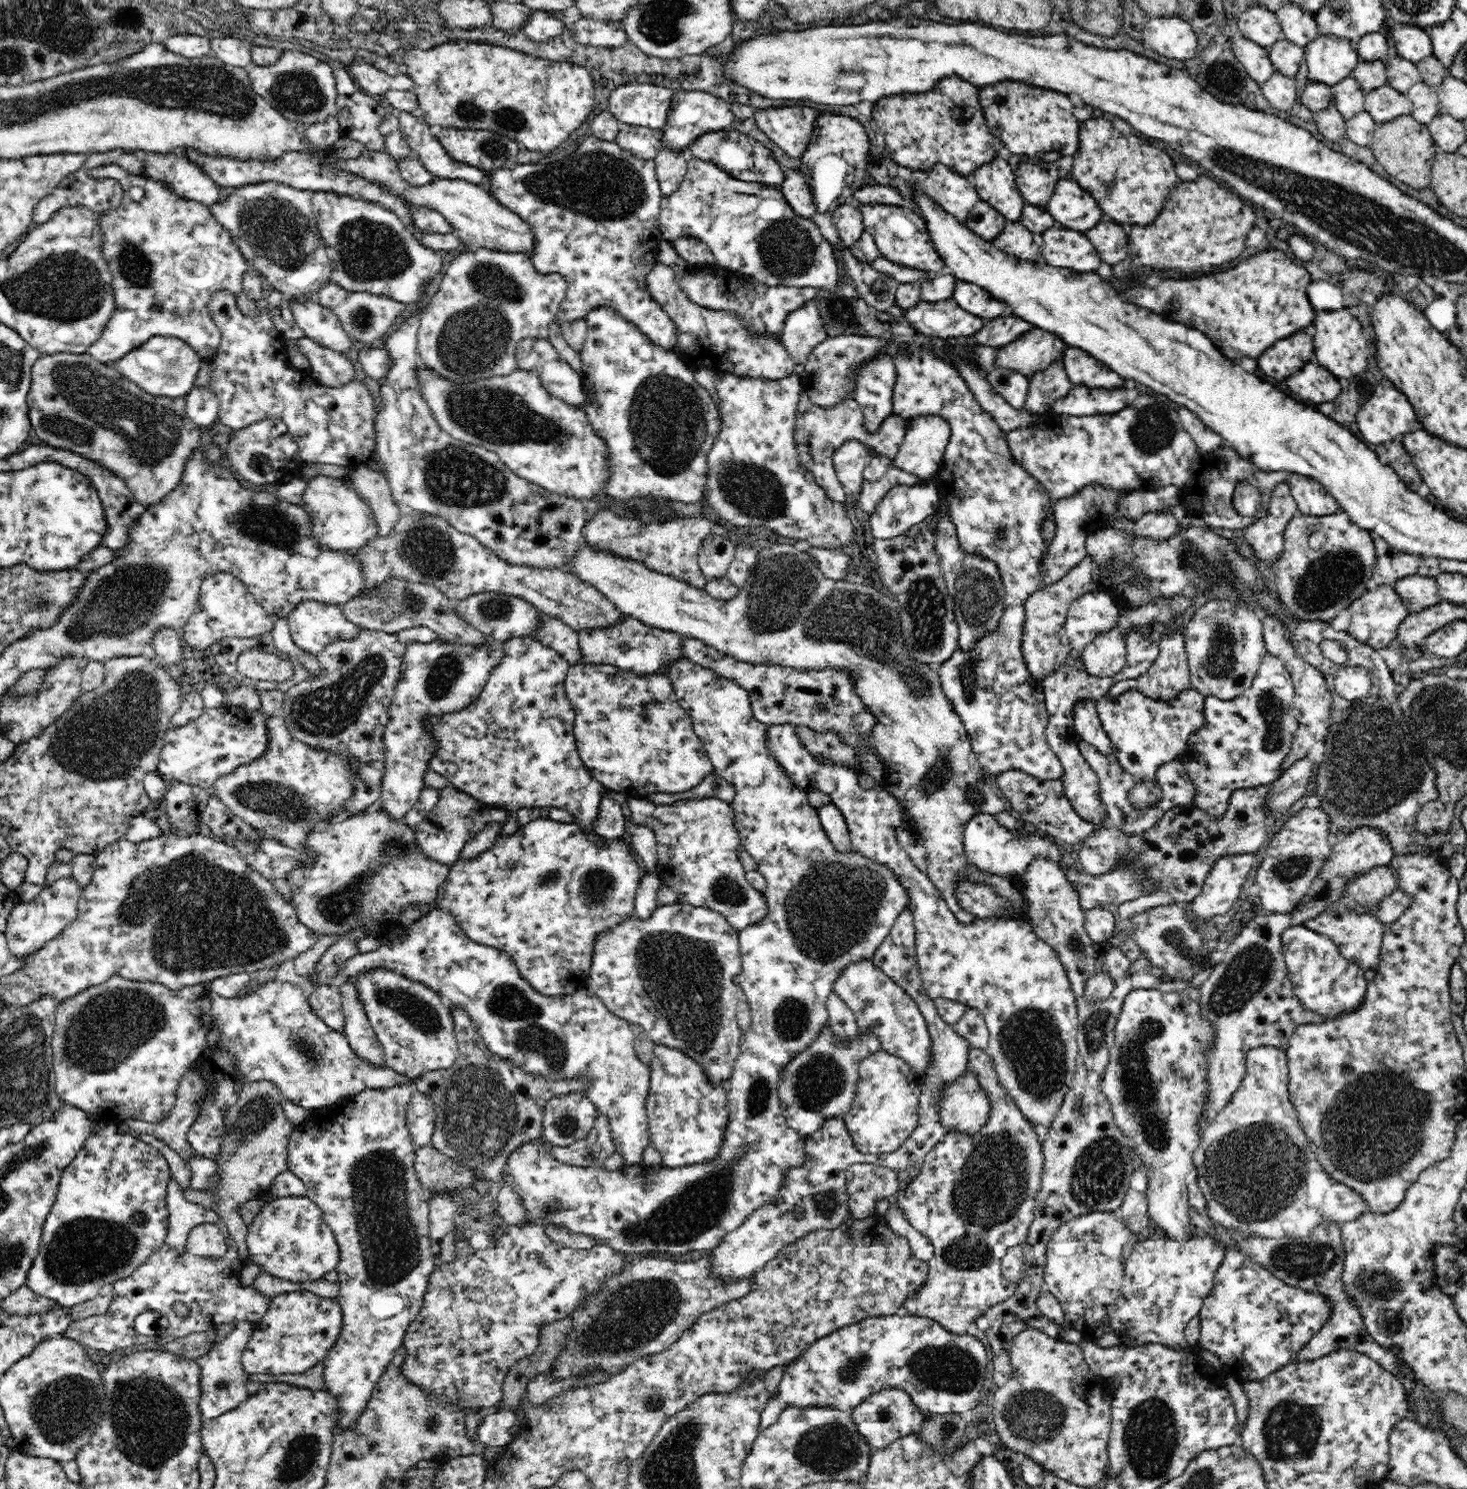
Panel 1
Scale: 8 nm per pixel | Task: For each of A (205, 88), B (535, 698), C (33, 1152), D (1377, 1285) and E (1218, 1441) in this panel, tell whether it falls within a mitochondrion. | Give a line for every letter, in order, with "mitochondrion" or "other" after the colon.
A: mitochondrion
B: other
C: mitochondrion
D: mitochondrion
E: other

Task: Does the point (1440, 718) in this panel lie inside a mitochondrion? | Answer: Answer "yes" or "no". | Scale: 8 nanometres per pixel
yes

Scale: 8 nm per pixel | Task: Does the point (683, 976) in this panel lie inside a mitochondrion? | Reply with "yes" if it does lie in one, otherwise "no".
yes

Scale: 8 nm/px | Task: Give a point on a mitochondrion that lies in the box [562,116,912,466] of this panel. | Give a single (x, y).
(786, 250)

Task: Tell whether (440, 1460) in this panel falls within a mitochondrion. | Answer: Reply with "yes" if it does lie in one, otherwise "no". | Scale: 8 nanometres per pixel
no

